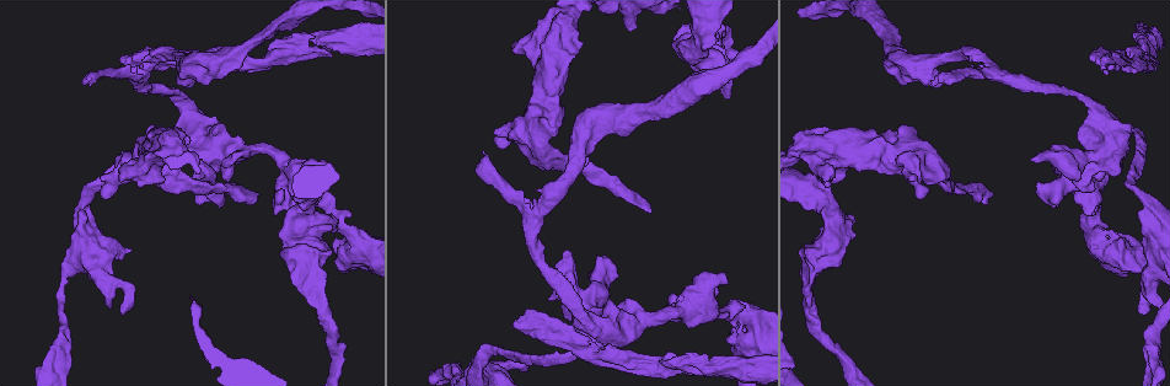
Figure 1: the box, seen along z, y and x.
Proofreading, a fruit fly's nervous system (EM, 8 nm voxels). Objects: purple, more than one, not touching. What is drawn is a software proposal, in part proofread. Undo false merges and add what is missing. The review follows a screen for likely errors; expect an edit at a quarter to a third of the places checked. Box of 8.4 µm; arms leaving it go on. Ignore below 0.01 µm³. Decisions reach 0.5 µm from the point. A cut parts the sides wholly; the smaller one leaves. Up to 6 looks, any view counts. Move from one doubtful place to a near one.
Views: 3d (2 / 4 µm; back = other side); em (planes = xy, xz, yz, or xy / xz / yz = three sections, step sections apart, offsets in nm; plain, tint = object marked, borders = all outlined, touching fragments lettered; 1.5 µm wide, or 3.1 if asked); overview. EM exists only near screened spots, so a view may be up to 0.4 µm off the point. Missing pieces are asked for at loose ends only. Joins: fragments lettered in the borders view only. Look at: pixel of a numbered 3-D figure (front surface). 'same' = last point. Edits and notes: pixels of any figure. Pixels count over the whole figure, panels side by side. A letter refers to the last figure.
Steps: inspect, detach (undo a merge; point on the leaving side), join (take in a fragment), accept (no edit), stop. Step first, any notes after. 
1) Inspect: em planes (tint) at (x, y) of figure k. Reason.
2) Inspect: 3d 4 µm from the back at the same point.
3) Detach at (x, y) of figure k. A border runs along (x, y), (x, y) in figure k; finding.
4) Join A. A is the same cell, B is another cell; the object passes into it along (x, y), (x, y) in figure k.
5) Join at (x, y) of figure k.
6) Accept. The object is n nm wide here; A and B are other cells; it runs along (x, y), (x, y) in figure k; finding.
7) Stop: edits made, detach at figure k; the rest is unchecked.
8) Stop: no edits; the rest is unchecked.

Inspect: em xz step 8 (tint) at (1088, 105) of figure 1. Thick turns thin.

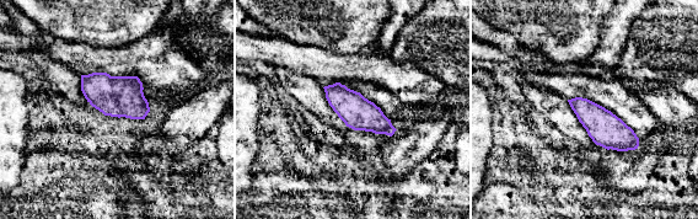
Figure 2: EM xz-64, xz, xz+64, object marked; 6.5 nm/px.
Inspect: em planes (tint) at the same point.

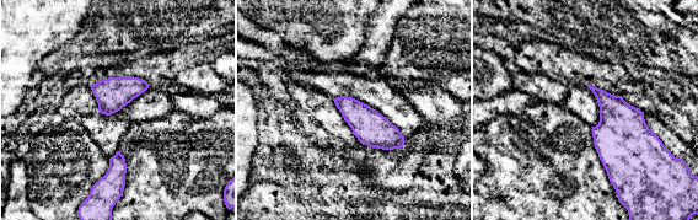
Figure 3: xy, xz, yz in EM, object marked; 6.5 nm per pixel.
Inspect: em planes (borders) at the same point. See the neighbours.

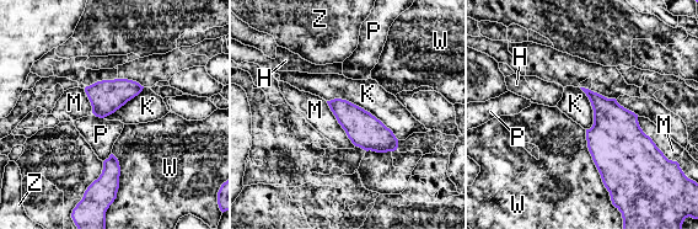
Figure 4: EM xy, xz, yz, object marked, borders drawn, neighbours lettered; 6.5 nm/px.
Accept. H, K, M, P, W and Z are other cells; a border runs along (327, 100), (363, 107), (398, 139) in figure 4; continuous, no second neuron.

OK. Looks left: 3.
Inspect: em planes (tint) at (992, 196) of figure 1. Free end.

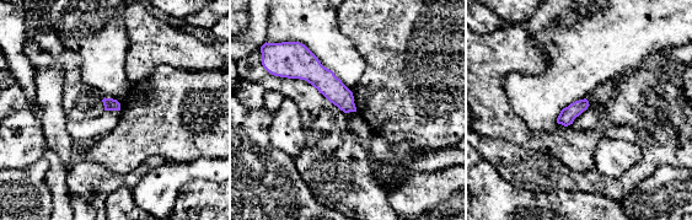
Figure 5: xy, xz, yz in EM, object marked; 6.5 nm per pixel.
Inspect: em planes (borders) at the same point. What lies round it.

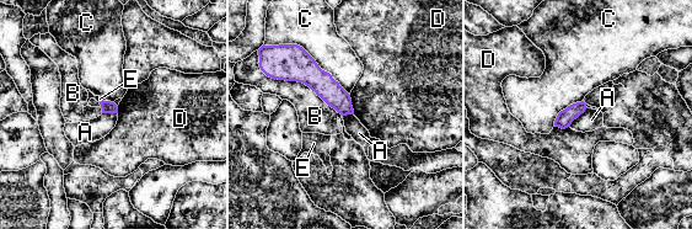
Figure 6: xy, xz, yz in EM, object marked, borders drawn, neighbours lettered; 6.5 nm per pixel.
Accept. A, B, C, D and E are other cells; a border runs along (586, 107), (569, 126) in figure 6; none of them fits.

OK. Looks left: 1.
Stop: no edits; the rest is unchecked.

